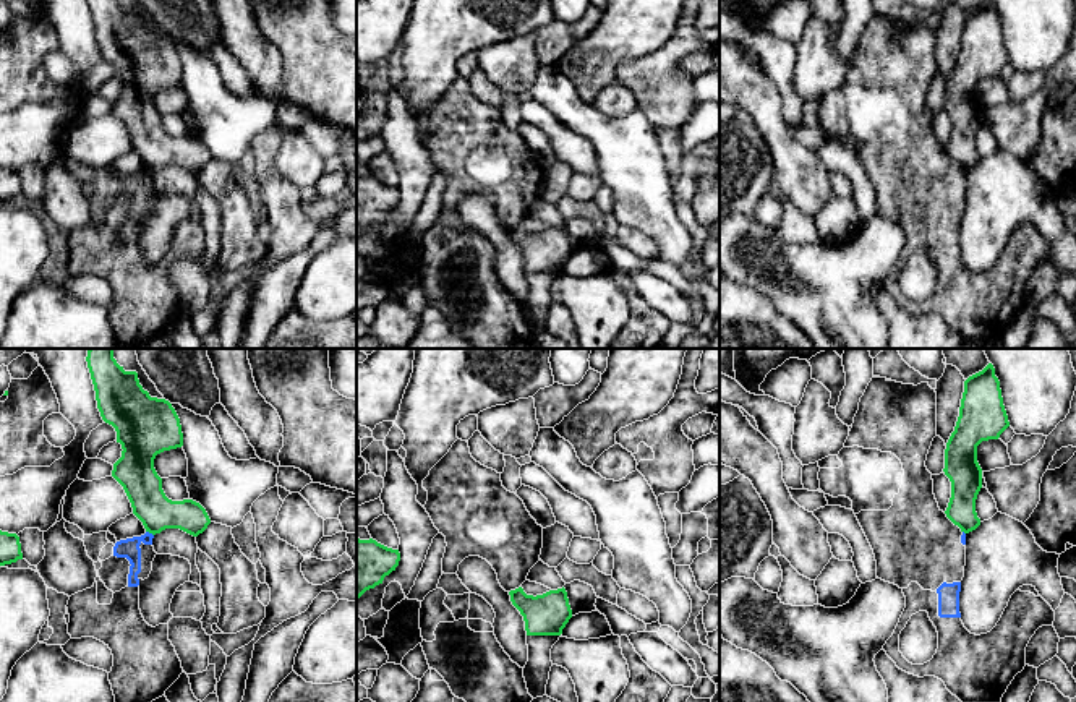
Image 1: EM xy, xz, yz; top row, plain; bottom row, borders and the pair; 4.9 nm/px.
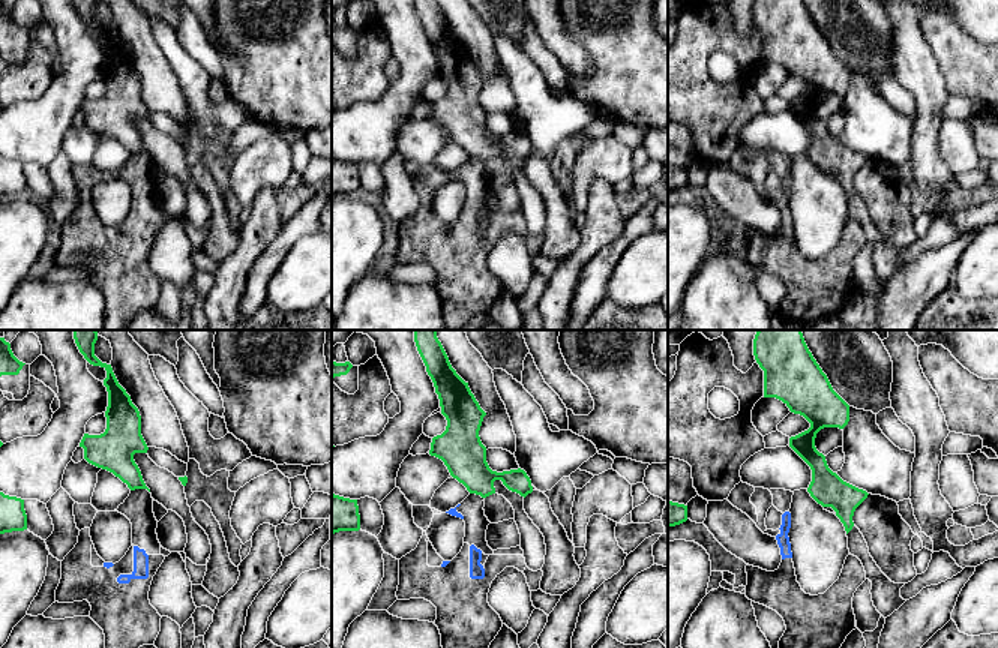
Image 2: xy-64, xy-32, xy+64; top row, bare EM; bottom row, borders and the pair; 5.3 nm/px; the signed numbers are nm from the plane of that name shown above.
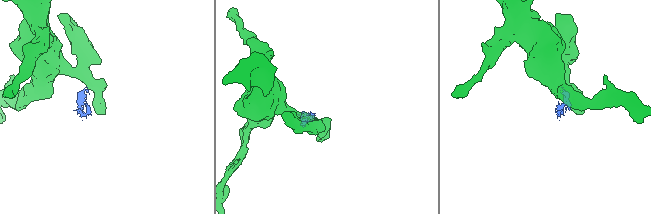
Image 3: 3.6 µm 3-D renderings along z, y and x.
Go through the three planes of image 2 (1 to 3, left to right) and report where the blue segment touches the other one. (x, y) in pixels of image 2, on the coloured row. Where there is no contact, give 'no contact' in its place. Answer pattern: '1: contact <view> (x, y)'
1: no contact
2: no contact
3: no contact

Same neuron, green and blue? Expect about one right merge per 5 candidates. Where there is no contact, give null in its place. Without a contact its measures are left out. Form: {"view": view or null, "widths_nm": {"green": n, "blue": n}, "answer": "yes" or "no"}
{"view": "xy", "widths_nm": {"green": 190, "blue": 100}, "answer": "no"}

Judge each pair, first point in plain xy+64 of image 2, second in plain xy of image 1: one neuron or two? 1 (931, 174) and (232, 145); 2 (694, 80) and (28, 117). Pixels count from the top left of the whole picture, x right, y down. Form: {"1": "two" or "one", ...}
{"1": "two", "2": "two"}

